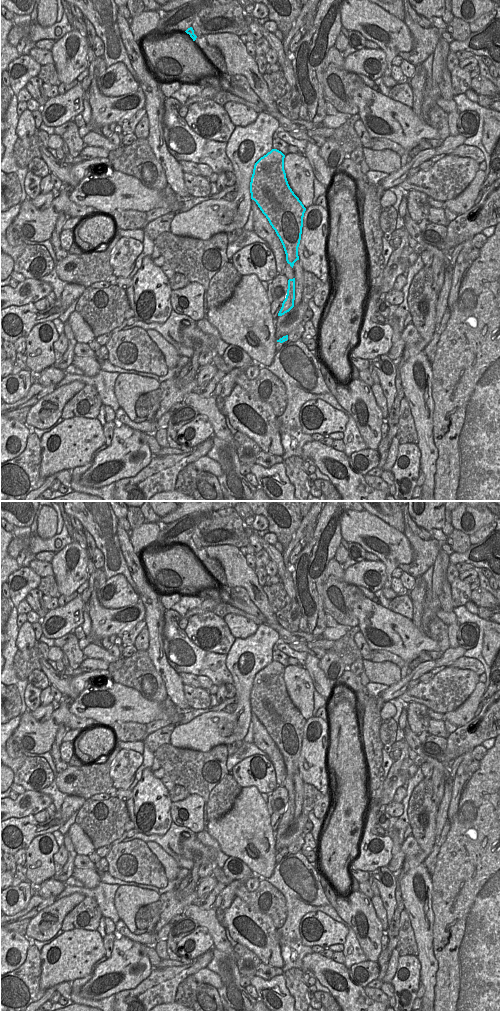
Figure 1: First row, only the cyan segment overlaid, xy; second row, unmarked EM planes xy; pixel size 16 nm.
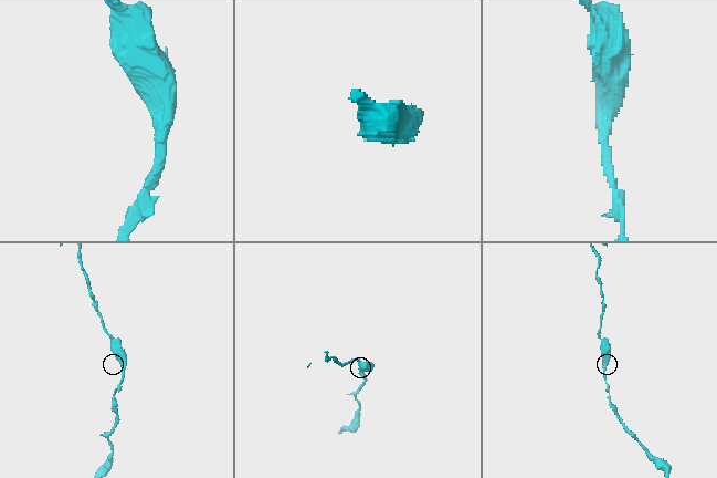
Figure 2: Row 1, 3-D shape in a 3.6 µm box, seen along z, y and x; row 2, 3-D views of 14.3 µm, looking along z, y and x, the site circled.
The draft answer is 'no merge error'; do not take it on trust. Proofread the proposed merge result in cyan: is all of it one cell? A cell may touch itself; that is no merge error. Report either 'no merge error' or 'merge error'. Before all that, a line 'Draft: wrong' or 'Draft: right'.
Draft: wrong
merge error

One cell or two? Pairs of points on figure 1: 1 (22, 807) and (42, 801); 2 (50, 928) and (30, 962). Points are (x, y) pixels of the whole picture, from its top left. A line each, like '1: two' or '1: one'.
1: one
2: two

